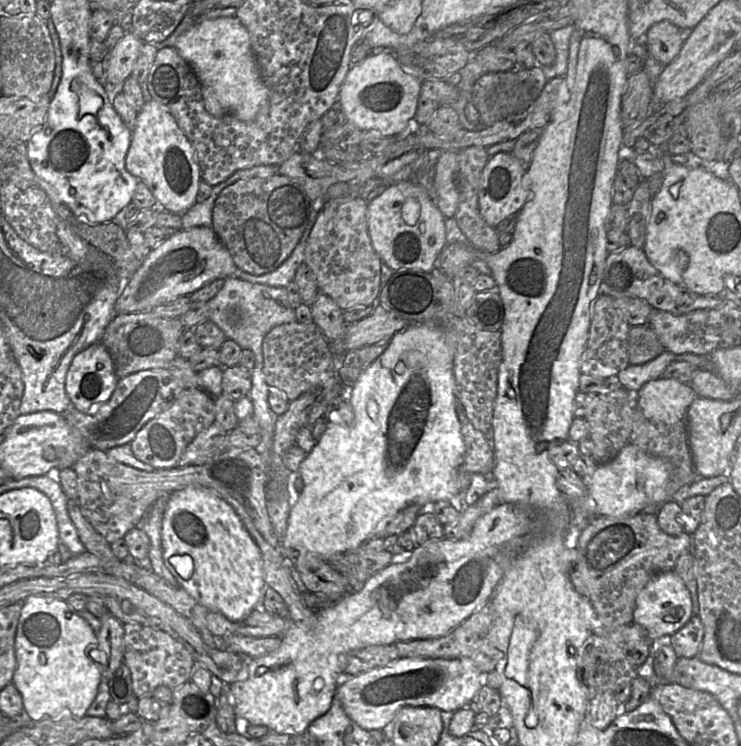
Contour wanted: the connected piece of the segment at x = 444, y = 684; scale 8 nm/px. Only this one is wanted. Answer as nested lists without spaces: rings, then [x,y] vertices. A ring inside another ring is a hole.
[[[399,657],[387,666],[375,667],[354,676],[342,676],[336,695],[347,716],[361,728],[381,730],[404,706],[427,706],[455,712],[466,707],[479,692],[483,675],[469,658]]]

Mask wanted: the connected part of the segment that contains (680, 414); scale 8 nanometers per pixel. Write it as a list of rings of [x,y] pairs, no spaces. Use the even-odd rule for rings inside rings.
[[[657,378],[644,384],[637,392],[636,410],[651,422],[675,424],[686,419],[687,411],[697,398],[696,392],[689,384],[683,384],[675,379]]]

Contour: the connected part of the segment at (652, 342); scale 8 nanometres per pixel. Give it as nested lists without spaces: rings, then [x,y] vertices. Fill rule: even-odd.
[[[648,325],[632,326],[628,334],[628,361],[641,365],[659,356],[665,348]]]

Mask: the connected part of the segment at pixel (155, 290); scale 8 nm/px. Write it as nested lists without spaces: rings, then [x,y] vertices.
[[[199,226],[181,230],[169,236],[156,248],[151,249],[148,257],[133,274],[118,297],[115,304],[116,315],[131,312],[147,312],[155,306],[174,300],[178,296],[189,296],[207,283],[233,276],[237,268],[230,252],[217,237],[212,227]]]

